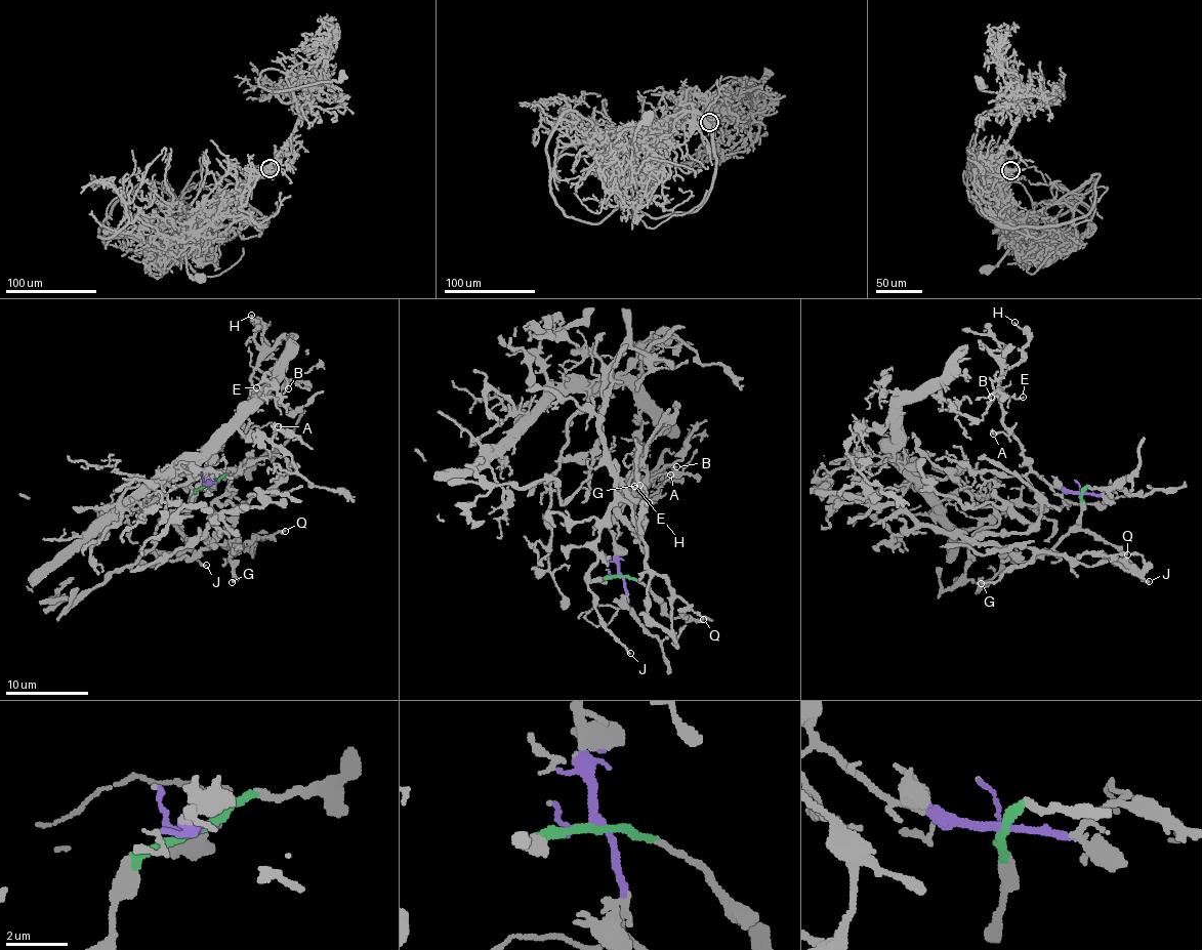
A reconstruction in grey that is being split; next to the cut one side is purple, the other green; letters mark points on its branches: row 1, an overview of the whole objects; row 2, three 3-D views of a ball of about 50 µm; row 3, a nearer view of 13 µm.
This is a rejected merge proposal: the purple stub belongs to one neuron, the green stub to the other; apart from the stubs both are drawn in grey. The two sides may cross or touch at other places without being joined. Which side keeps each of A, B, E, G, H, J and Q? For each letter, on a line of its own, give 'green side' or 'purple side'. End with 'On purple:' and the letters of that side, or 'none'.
A: purple side
B: purple side
E: purple side
G: green side
H: purple side
J: green side
Q: green side
On purple: A, B, E, H

